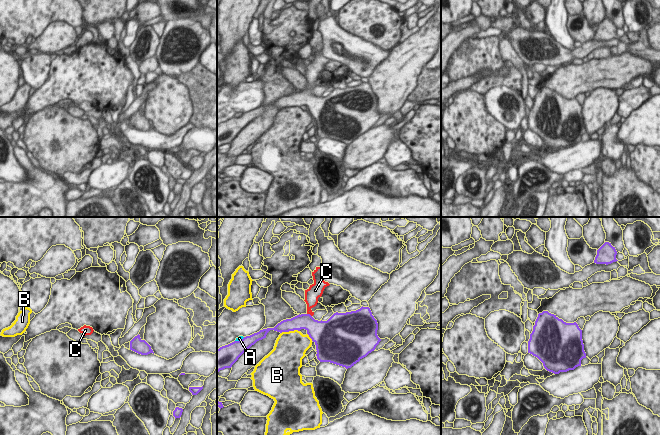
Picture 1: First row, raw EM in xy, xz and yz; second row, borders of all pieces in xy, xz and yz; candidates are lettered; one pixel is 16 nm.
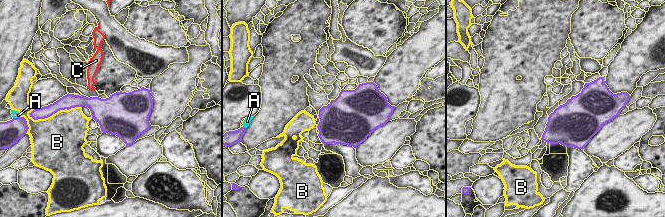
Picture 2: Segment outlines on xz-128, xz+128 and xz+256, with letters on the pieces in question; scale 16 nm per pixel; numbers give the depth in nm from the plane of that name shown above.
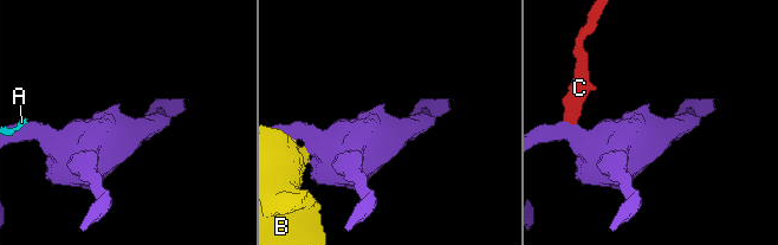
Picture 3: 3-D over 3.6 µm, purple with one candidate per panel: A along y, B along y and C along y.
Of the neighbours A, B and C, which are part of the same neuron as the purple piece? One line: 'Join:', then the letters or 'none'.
Join: C

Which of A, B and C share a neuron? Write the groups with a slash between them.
A / B / C

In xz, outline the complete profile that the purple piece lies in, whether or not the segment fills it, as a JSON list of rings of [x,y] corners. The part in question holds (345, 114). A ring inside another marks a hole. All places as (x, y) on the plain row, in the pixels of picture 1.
[[[323,44],[312,48],[314,59],[305,66],[307,89],[278,99],[274,104],[260,106],[241,117],[234,117],[217,125],[217,148],[231,144],[238,134],[257,117],[266,114],[270,106],[289,108],[305,105],[316,121],[320,138],[330,138],[346,145],[375,126],[381,115],[377,111],[378,99],[369,83],[356,87],[334,89],[327,97],[315,96],[311,86],[318,79],[324,65],[329,62],[322,55]]]

